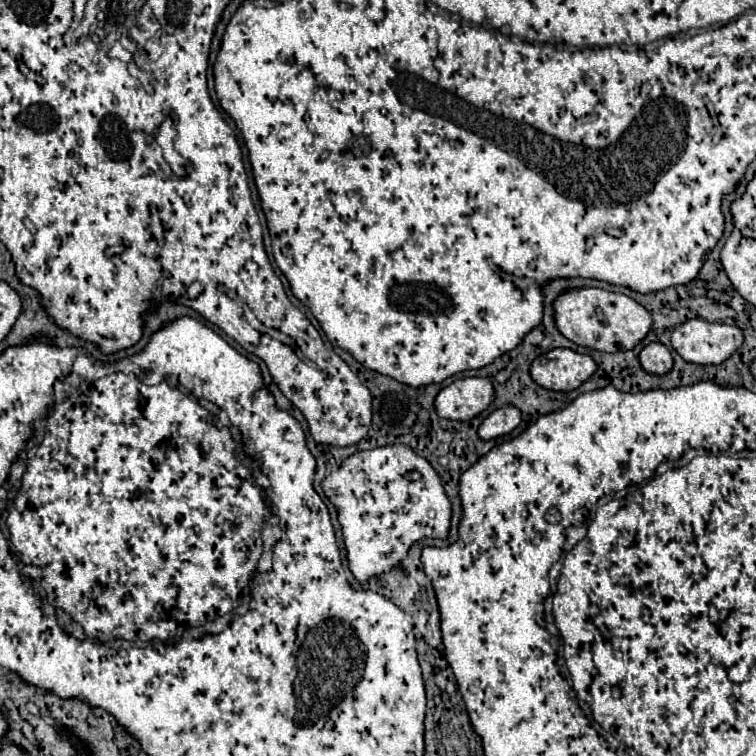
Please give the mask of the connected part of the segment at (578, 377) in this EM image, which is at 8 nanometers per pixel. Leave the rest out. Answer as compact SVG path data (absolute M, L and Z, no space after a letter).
M552 349L538 357L532 367L532 379L550 391L574 391L596 373L598 365L590 355L572 349Z

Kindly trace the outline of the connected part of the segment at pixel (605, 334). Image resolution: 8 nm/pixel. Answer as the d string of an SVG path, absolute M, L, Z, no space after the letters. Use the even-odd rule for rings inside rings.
M588 287L588 289L570 289L562 293L556 303L556 327L558 331L570 339L572 343L596 351L616 353L616 351L630 351L634 349L652 329L652 315L634 299L622 293L610 293L604 289ZM598 311L602 311L604 321L600 321Z

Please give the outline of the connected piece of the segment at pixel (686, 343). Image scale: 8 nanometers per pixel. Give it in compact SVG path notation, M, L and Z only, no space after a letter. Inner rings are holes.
M690 319L672 331L672 349L688 363L720 365L742 345L742 331L724 323Z

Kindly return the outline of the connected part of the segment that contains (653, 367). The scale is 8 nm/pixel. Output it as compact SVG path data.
M650 343L640 353L640 365L646 373L666 375L672 371L672 355L662 343Z

